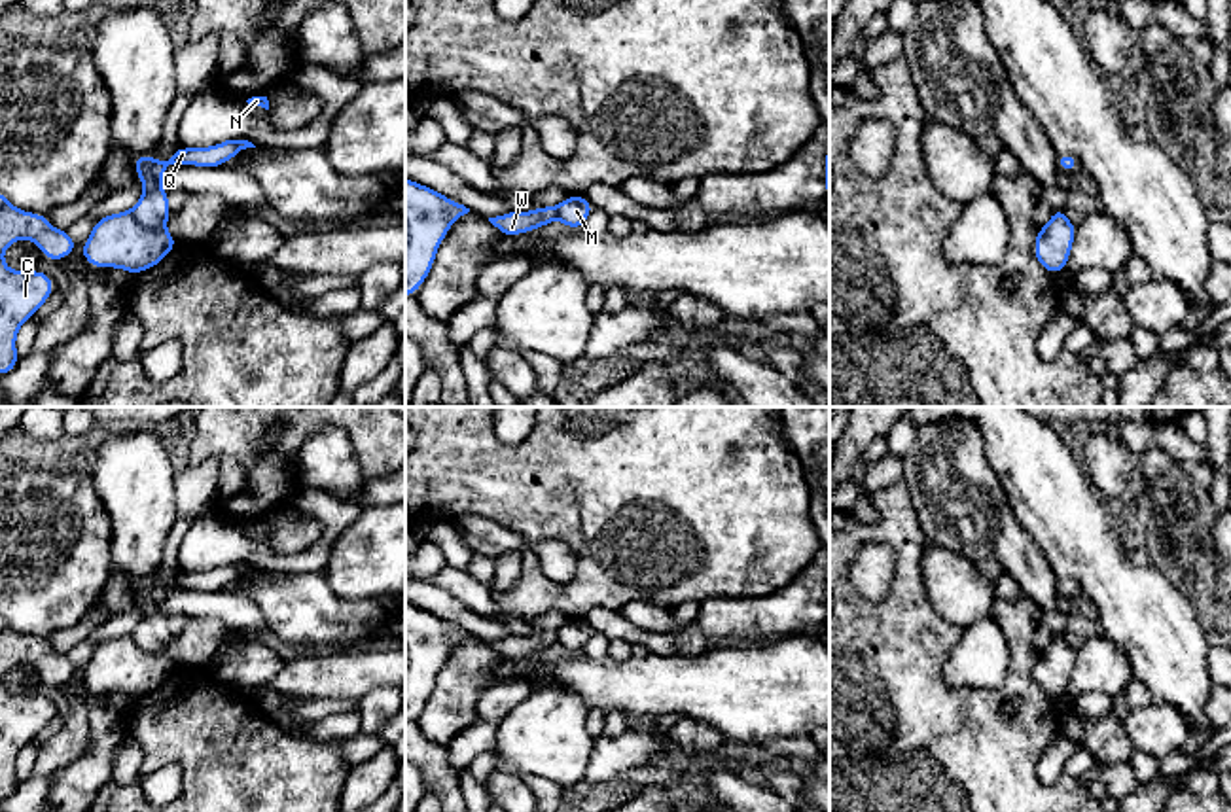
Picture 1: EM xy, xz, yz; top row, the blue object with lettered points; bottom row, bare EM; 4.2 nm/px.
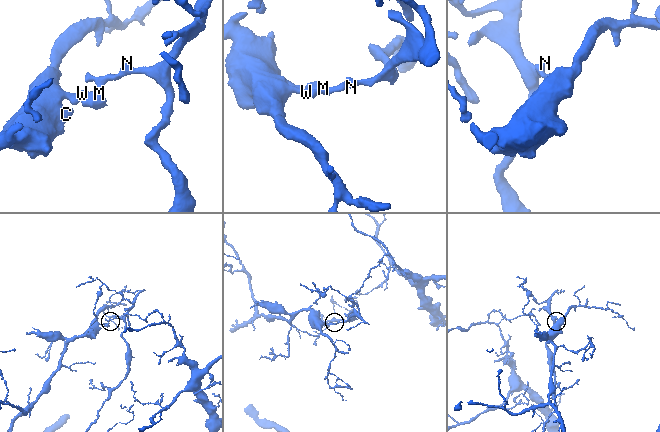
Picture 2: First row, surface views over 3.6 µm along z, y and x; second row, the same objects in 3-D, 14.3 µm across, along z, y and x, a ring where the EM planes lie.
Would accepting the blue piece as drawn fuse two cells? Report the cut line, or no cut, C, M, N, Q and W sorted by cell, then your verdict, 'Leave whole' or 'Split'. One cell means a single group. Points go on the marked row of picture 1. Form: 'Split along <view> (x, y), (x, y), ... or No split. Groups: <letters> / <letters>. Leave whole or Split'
Split along xy (129, 211), (146, 228), (163, 228). Groups: C W / M N Q. Split

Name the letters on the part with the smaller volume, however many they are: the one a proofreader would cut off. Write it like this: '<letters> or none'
M, N, Q

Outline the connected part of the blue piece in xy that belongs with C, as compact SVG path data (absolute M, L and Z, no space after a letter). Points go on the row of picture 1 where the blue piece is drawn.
M0 193L0 375L17 367L17 331L53 293L49 274L11 271L4 265L4 250L21 238L34 240L51 261L61 261L76 250L66 229L55 229L45 214L15 208Z

